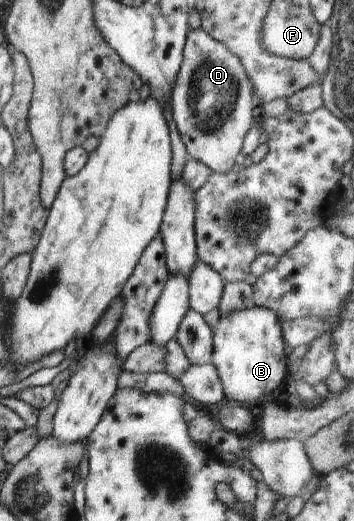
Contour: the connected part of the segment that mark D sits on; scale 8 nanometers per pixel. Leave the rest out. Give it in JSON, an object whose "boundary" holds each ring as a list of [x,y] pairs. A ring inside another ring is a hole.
{"boundary":[[[201,28],[191,29],[187,34],[182,64],[170,95],[171,114],[175,126],[179,129],[181,140],[187,147],[188,157],[205,164],[215,174],[229,173],[229,170],[232,170],[242,159],[241,148],[245,136],[249,133],[255,114],[259,110],[257,102],[253,84],[247,77],[239,58],[229,52],[225,44],[214,40]]]}

